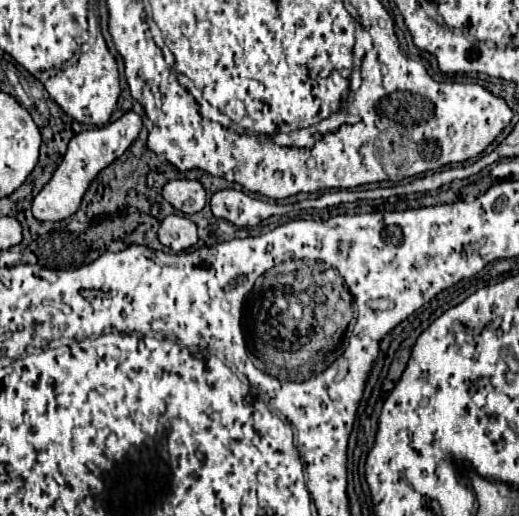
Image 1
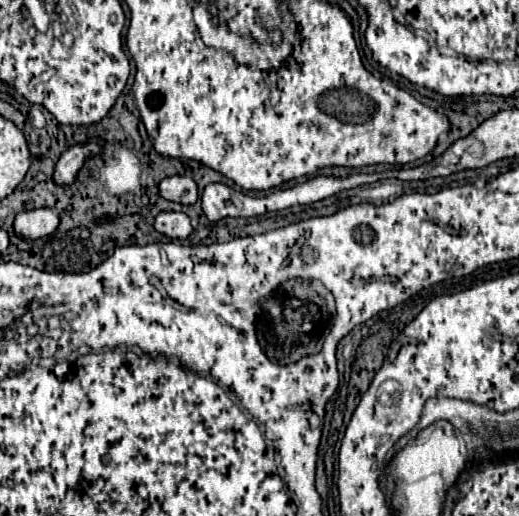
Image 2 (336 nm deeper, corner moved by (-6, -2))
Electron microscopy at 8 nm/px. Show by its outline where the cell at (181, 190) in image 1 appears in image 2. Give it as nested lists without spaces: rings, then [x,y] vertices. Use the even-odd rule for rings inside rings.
[[[169,176],[169,178],[161,180],[159,194],[171,202],[195,204],[197,202],[197,184],[193,182],[193,178],[187,178],[187,176]]]

